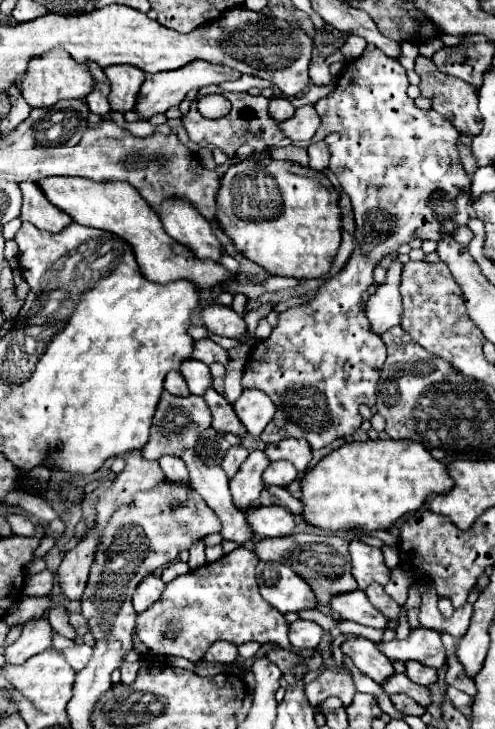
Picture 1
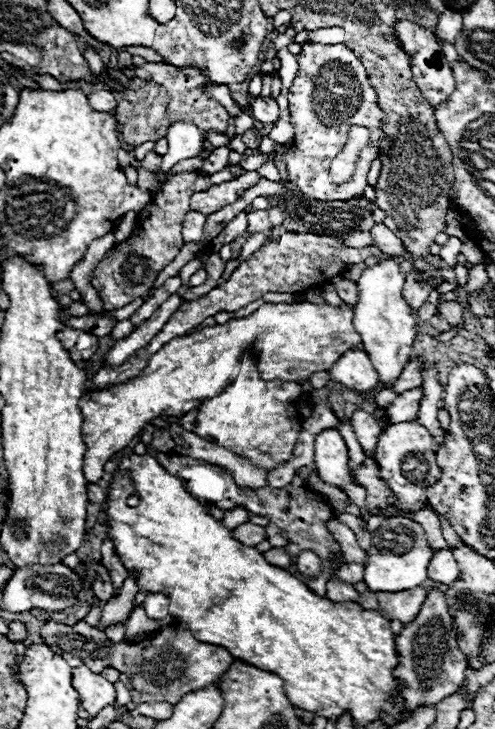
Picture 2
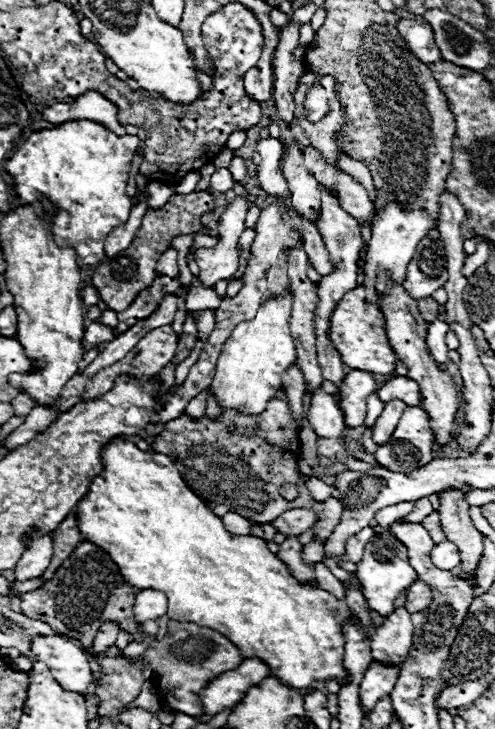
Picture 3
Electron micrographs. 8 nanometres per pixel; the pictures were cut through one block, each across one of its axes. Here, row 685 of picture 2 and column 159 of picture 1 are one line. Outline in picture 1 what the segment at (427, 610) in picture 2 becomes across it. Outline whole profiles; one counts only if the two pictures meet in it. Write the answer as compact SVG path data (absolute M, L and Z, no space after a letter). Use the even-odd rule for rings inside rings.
M162 392L162 398L158 402L154 422L152 422L152 428L150 428L150 440L146 442L144 448L140 448L142 458L160 460L162 456L168 456L168 454L182 456L184 450L194 448L200 432L210 428L210 424L212 424L212 416L210 416L210 410L204 404L202 396L178 398L178 396L172 396L168 392Z

